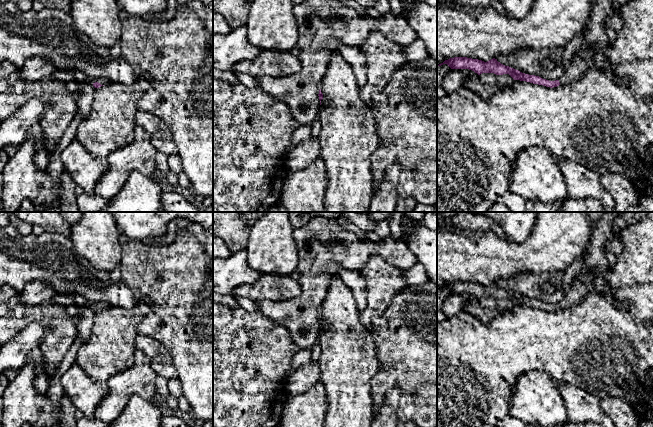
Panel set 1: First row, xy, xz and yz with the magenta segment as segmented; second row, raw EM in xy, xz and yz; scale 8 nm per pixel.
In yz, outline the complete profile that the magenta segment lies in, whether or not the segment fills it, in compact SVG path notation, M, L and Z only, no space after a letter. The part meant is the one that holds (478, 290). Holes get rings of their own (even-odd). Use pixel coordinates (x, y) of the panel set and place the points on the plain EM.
M605 212L595 228L588 249L584 255L584 265L580 279L576 281L569 290L566 290L564 299L555 305L549 305L539 300L520 296L509 290L505 290L493 282L487 286L467 281L454 281L437 289L447 288L451 293L469 293L477 297L494 297L496 299L509 298L514 304L526 305L546 311L557 311L569 308L581 301L587 294L596 292L595 279L599 276L607 276L611 267L604 255L604 245L608 240L615 237L612 232L612 224L617 216L623 212Z

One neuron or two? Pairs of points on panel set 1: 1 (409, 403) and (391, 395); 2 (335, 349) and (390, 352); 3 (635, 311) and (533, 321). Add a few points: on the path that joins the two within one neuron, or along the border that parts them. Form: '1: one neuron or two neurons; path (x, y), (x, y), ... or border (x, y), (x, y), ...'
1: two neurons; border (393, 387), (397, 387), (400, 391), (398, 416)
2: two neurons; border (369, 330), (376, 352), (377, 371), (375, 374)
3: one neuron; path (610, 322), (558, 322)

